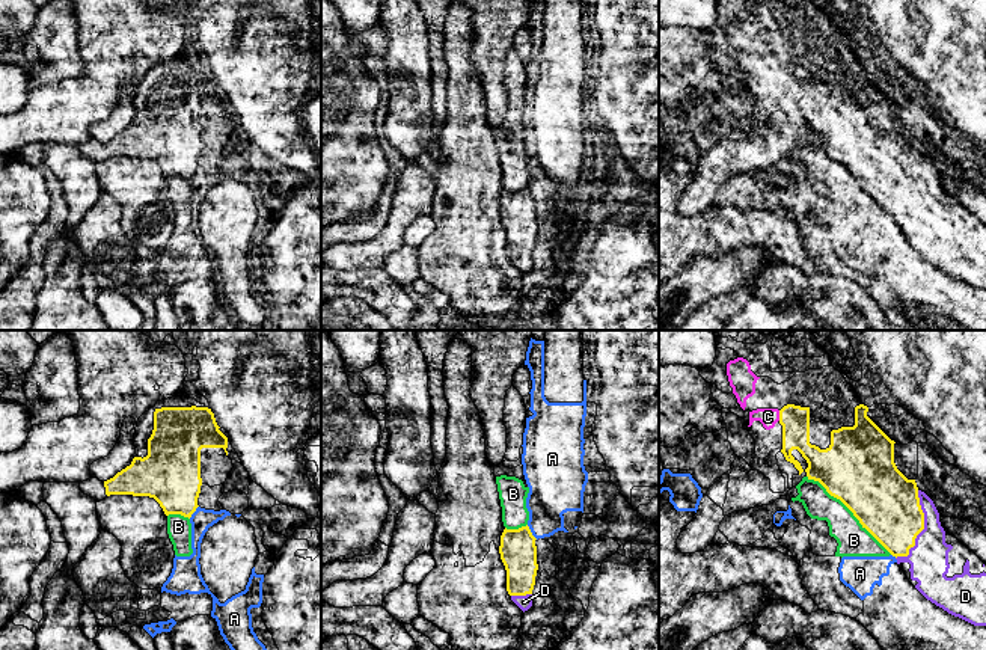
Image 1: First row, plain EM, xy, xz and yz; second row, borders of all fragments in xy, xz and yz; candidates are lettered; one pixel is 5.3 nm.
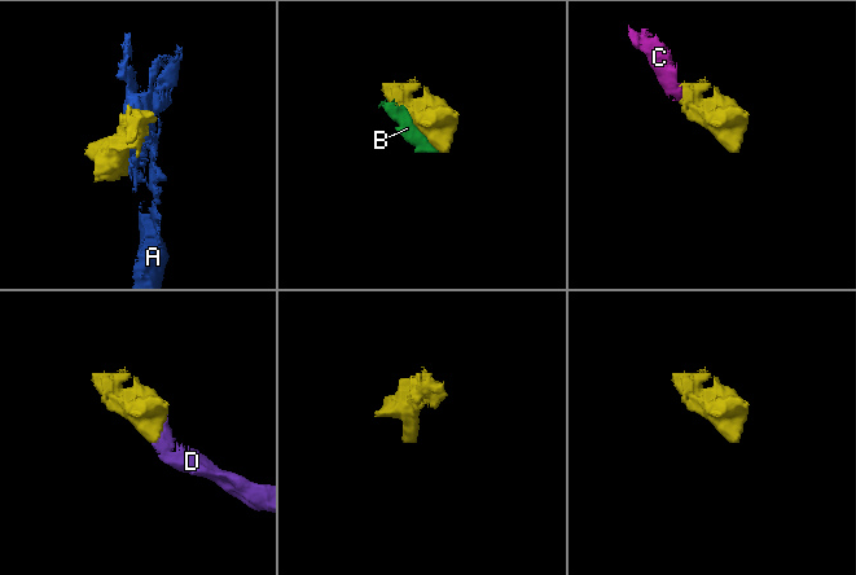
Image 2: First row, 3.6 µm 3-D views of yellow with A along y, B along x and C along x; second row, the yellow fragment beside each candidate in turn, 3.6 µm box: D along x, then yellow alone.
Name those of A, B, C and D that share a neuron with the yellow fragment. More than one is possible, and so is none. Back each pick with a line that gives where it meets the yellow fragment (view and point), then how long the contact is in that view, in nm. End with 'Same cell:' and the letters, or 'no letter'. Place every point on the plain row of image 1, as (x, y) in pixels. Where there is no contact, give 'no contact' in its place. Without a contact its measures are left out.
C: meets yellow in yz at (780, 77); contact 60 nm long
D: meets yellow in yz at (923, 190); contact 380 nm long
Same cell: C, D

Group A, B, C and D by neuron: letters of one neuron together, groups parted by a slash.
A / B / C D

